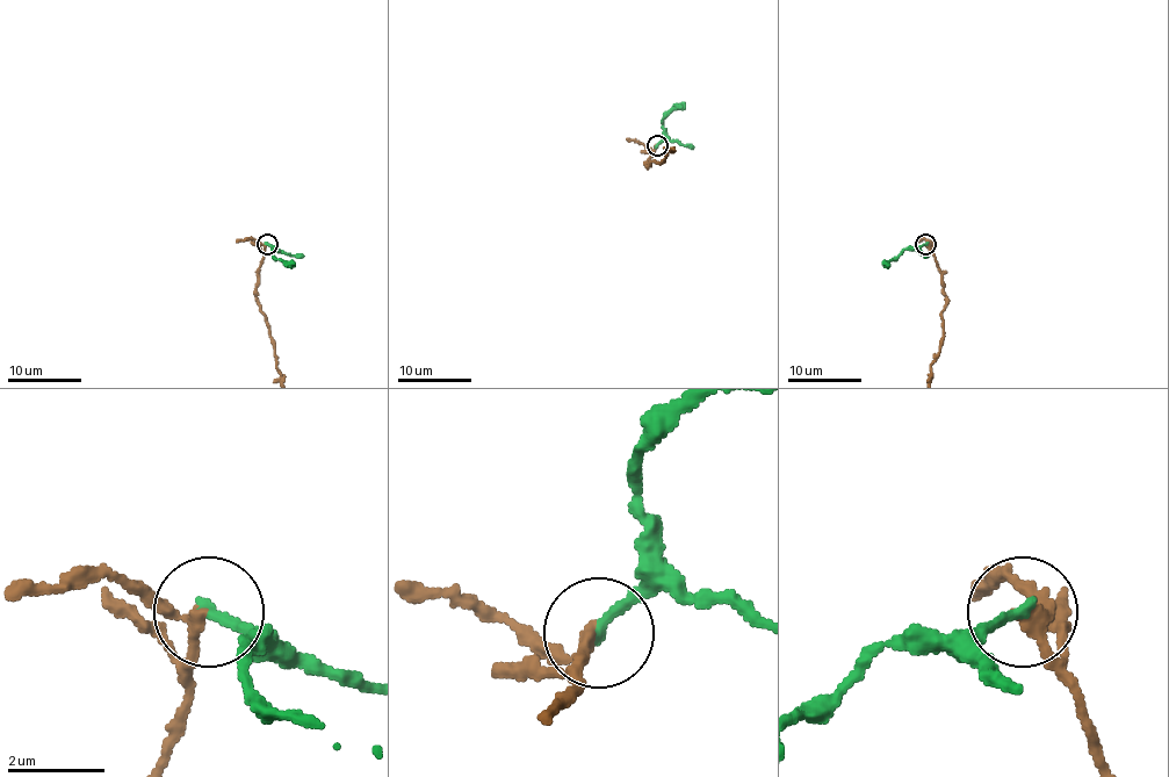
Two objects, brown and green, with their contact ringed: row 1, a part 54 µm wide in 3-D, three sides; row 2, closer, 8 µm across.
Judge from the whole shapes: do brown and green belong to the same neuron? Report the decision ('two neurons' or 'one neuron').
two neurons

